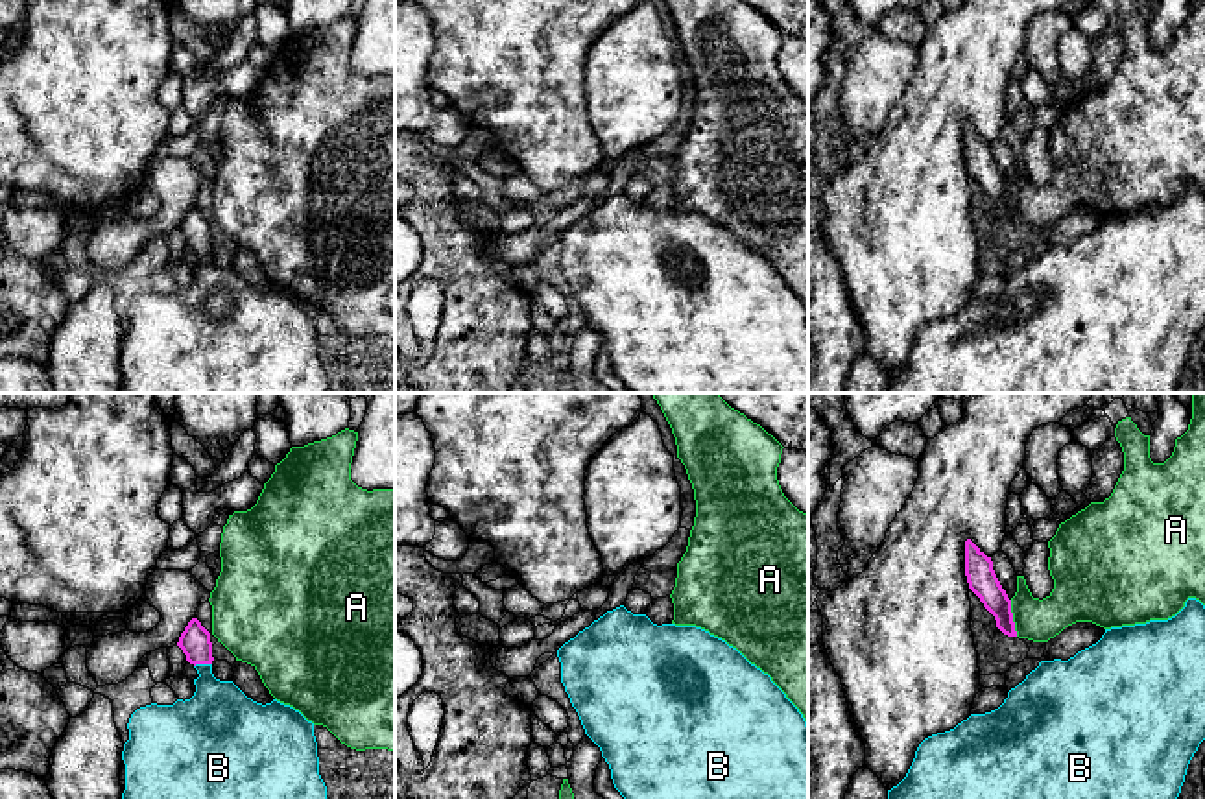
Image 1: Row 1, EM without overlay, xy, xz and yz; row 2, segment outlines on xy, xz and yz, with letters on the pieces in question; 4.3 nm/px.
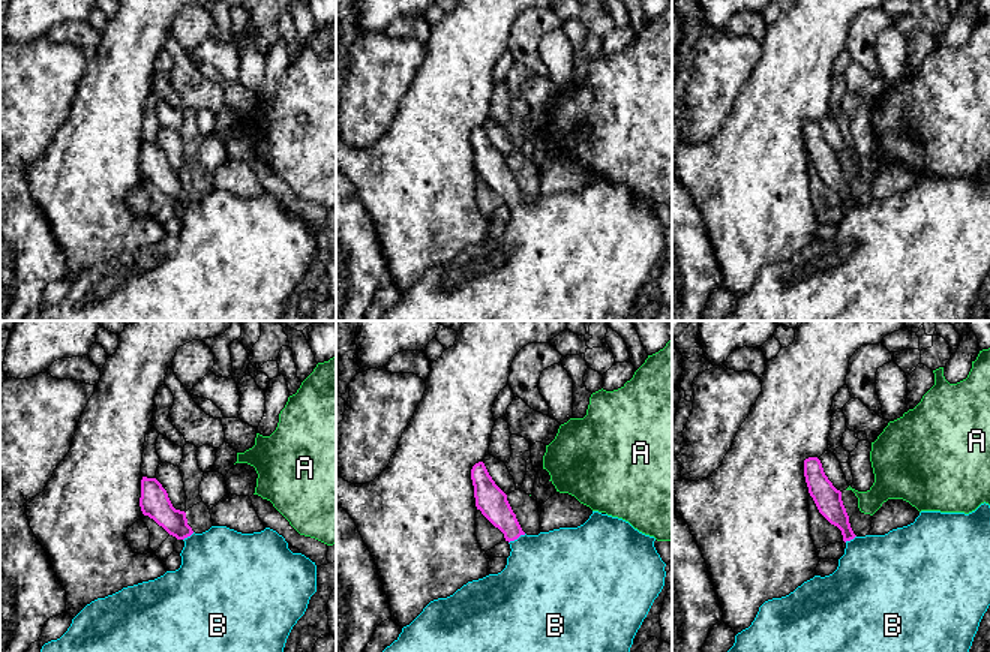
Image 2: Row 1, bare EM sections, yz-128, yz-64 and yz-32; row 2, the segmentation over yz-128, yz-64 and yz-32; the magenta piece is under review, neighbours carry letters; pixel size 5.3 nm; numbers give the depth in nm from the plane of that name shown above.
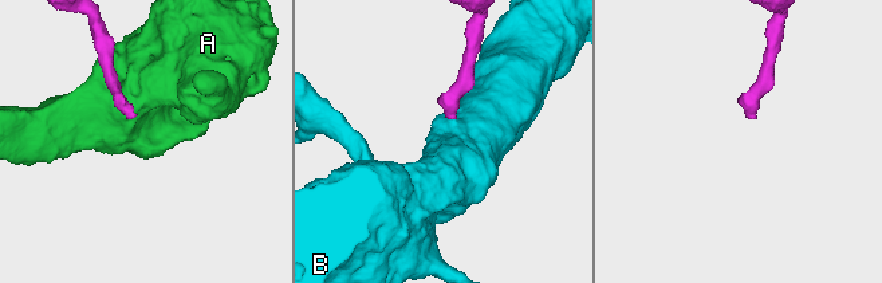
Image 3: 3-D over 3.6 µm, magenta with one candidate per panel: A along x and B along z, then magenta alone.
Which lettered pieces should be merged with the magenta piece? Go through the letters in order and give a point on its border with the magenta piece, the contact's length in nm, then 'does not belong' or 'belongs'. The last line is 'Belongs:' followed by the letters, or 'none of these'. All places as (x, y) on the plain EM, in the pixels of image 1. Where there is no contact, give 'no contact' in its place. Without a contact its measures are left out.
A: contact yz (1012, 205); length 160 nm; does not belong
B: contact xy (202, 250); length 80 nm; belongs
Belongs: B

